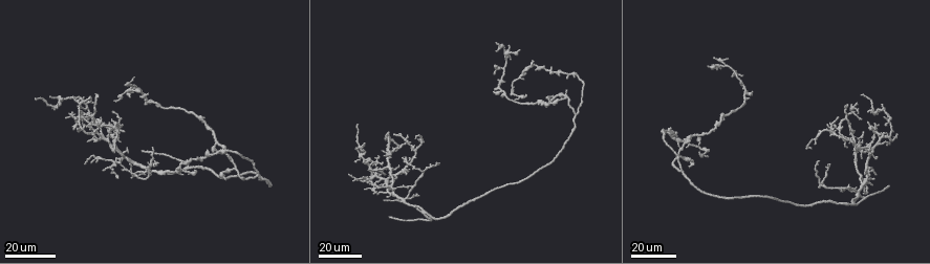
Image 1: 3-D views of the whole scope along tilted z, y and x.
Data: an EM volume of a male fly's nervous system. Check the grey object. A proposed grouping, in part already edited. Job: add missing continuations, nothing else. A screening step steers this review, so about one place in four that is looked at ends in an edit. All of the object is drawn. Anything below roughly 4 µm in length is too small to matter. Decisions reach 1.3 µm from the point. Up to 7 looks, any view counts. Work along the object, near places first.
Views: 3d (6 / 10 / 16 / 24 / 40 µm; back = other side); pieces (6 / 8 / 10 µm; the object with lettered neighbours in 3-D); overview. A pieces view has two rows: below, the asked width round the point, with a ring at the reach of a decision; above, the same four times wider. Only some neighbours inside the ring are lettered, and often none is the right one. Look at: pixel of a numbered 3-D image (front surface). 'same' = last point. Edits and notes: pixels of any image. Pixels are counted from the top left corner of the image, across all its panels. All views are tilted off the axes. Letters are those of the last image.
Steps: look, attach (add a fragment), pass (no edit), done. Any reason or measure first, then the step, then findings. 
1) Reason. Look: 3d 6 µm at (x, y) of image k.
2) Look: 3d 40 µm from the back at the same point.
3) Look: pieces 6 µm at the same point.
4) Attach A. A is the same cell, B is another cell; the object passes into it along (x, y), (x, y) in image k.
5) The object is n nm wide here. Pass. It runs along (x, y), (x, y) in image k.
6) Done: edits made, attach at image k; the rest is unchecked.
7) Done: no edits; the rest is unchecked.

Tapers out. Look: 3d 40 µm at (873, 140) of image 1.

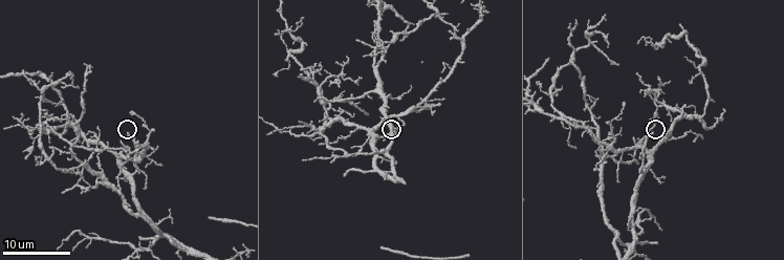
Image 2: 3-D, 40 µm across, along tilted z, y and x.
Look: pieces 10 µm at (653, 132) of image 2.

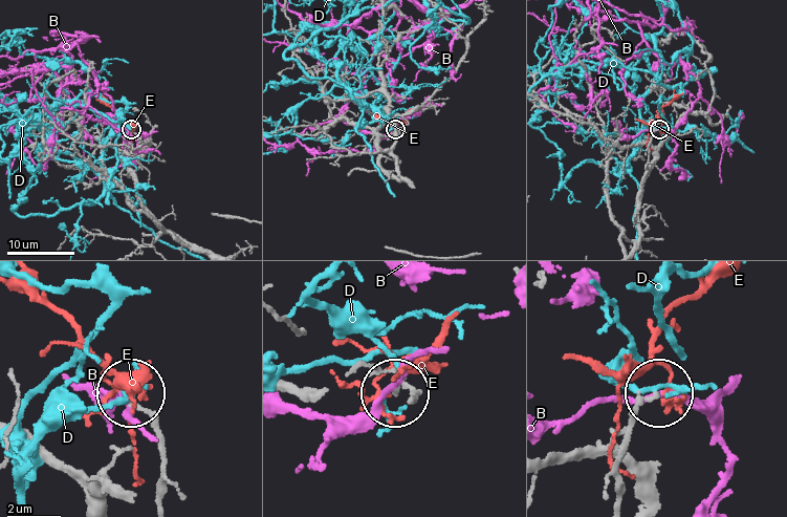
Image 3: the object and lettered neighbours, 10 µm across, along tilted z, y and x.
Pass. B, D and E are other cells; no lettered fragment goes on from it.

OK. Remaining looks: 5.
Long arm stops here. Look: 3d 16 µm at (212, 217) of image 2.

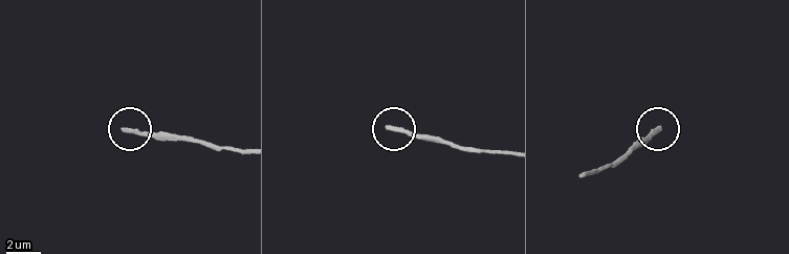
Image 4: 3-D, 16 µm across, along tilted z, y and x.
Look: pieces 10 µm at (388, 127) of image 4.

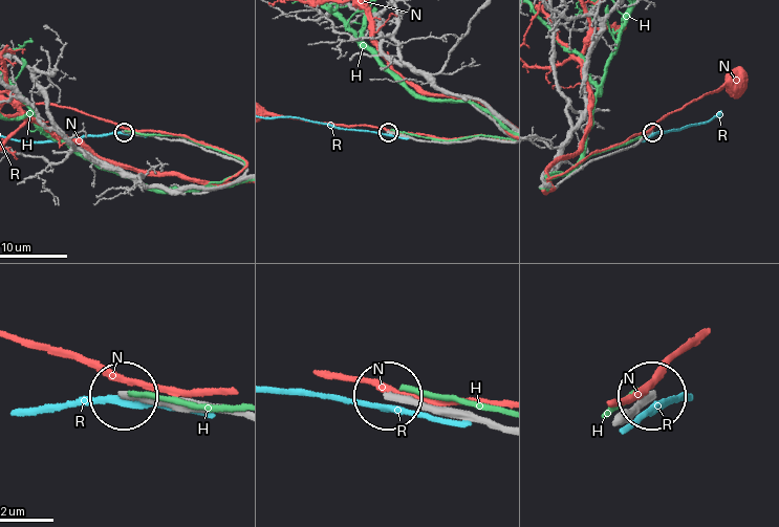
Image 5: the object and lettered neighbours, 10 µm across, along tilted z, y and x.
Pass. H, N and R are other cells; it runs along (475, 138), (439, 143), (388, 131) in image 5; none of them fits.

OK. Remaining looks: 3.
An open end. Look: 3d 40 µm at (393, 191) of image 1.

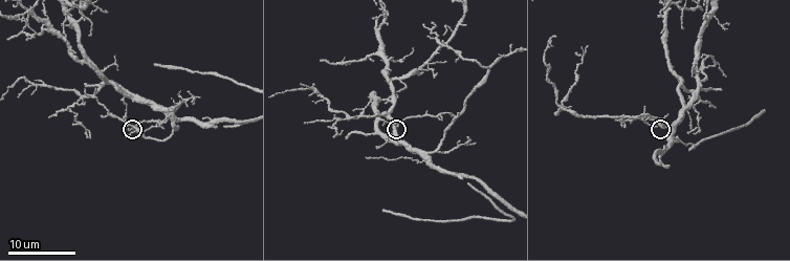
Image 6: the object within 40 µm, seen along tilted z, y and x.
What lies round it. Look: pieces 8 µm at (394, 123) of image 6.

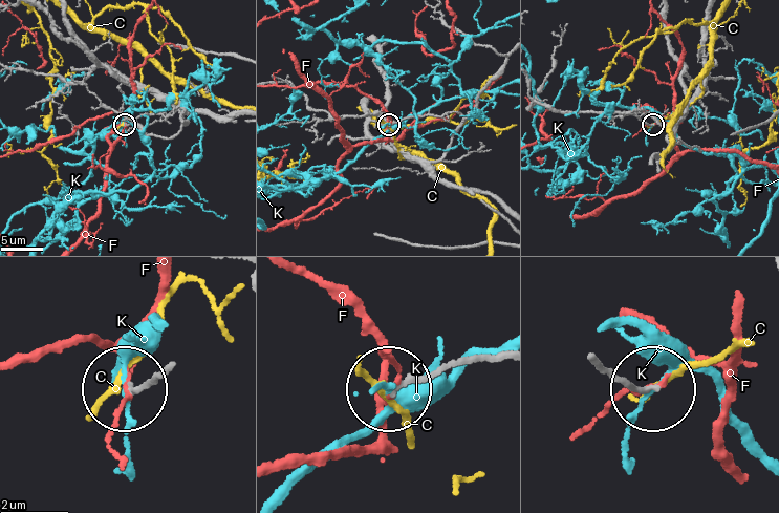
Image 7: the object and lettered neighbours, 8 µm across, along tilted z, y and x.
The object is 140 nm wide here. Pass. C, F and K are other cells; it runs along (597, 360), (644, 390) in image 7; no lettered fragment goes on from it.

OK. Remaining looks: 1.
Done: no edits; the rest is unchecked.

